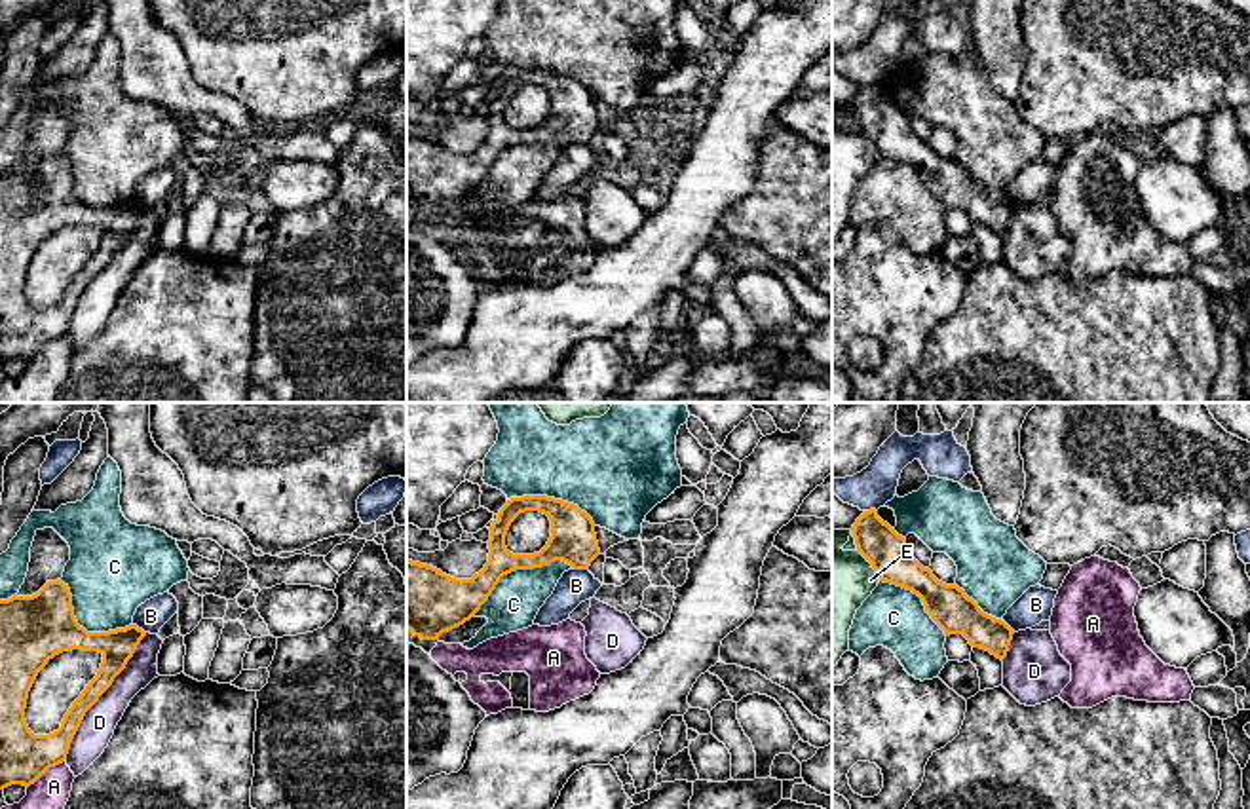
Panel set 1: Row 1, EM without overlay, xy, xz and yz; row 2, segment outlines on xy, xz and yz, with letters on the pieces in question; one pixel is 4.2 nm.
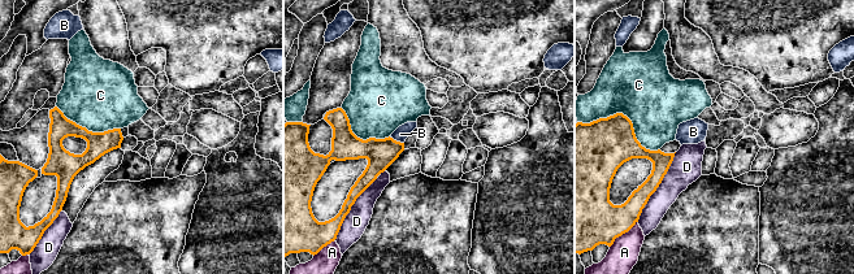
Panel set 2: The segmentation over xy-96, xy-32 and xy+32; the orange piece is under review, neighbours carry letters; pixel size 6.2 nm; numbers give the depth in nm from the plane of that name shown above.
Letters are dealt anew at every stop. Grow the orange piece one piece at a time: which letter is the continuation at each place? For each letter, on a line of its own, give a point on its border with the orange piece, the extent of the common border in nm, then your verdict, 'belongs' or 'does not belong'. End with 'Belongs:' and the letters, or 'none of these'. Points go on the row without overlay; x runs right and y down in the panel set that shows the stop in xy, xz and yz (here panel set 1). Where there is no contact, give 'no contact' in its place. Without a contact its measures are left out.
A: contact xy (44, 346); length 200 nm; does not belong
B: contact xz (580, 143); length 70 nm; does not belong
C: contact xz (517, 143); length 480 nm; does not belong
D: contact xy (99, 270); length 650 nm; does not belong
E: contact yz (871, 137); length 170 nm; does not belong
Belongs: none of these

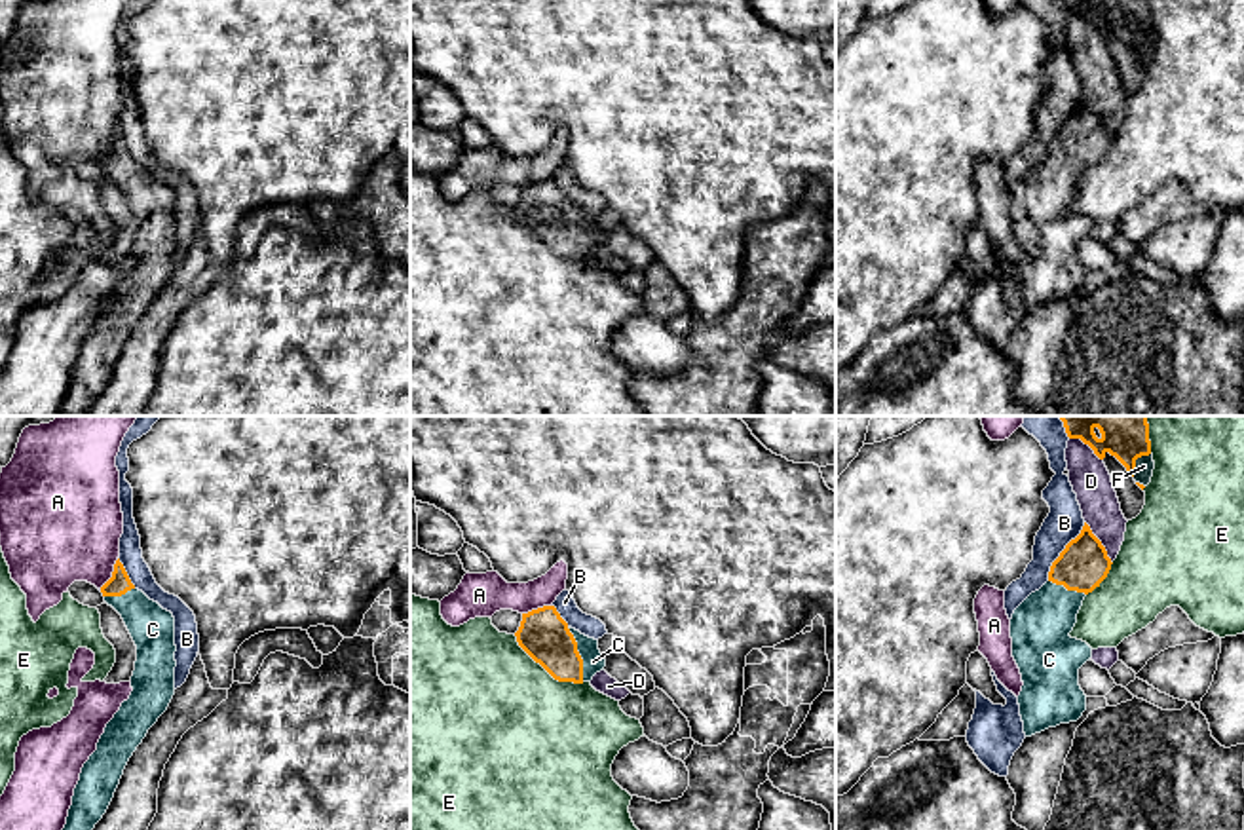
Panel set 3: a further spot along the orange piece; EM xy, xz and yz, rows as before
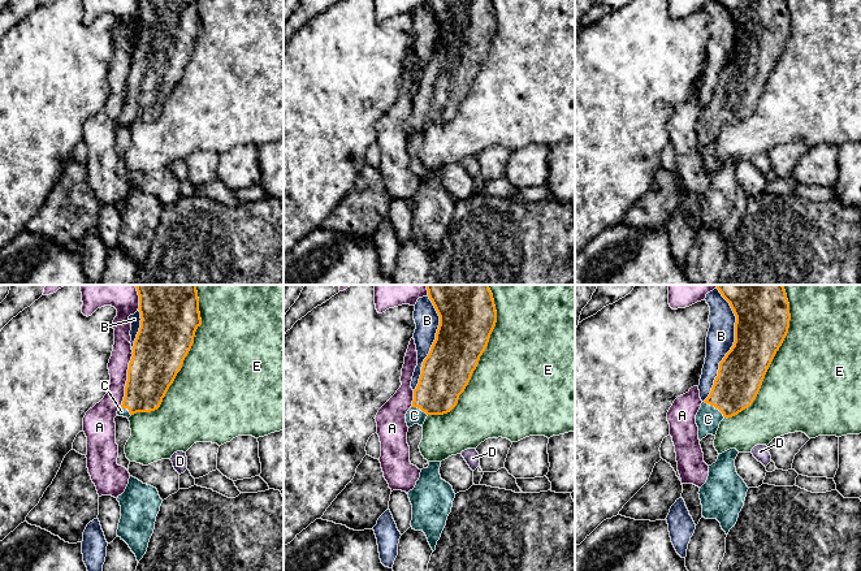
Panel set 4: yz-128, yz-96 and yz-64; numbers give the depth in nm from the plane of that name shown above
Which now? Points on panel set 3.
A: contact xy (113, 149); length 160 nm; does not belong
B: contact yz (1062, 126); length 300 nm; does not belong
C: contact xz (578, 228); length 240 nm; belongs
D: contact yz (1100, 116); length 220 nm; does not belong
E: contact xz (547, 245); length 360 nm; does not belong
F: contact yz (1134, 37); length 130 nm; does not belong
Belongs: C

